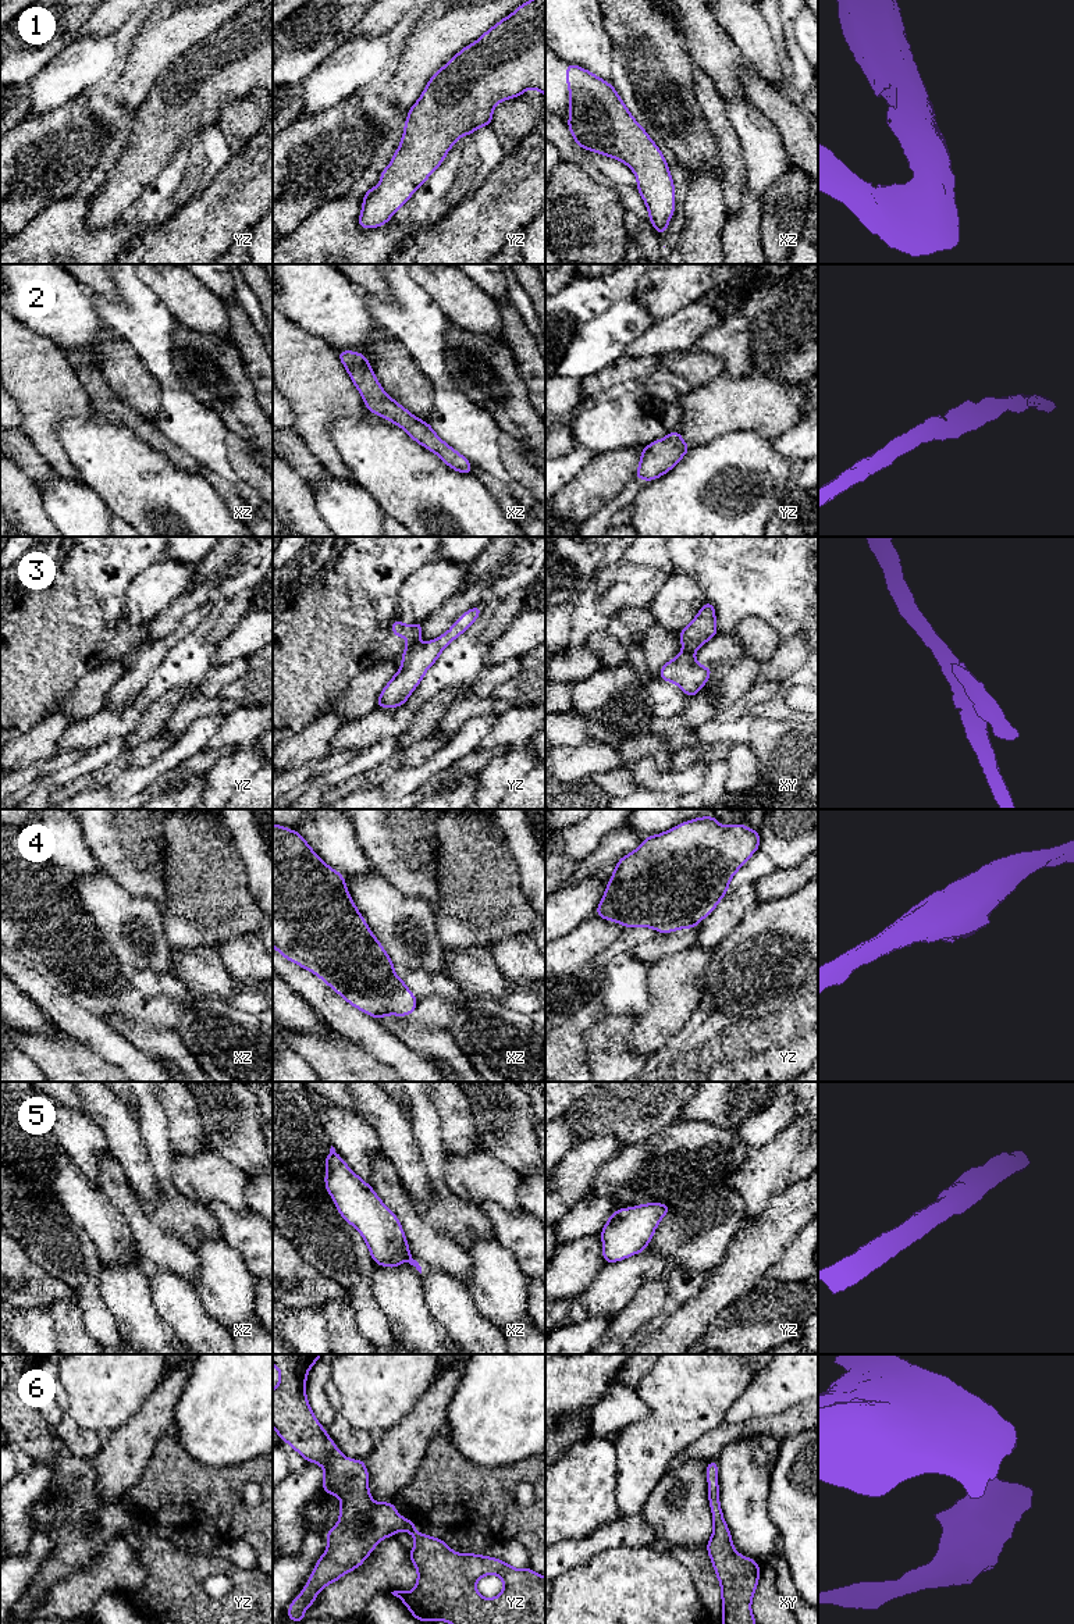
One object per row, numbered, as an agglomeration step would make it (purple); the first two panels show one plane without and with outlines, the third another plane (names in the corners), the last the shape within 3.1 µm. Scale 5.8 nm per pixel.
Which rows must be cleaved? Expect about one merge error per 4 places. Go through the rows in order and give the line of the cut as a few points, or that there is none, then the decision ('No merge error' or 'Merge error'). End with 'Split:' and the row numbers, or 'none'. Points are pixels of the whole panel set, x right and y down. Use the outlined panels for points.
1: No split. No merge error
2: No split. No merge error
3: Split along yz (418, 643), (402, 656). Merge error
4: No split. No merge error
5: No split. No merge error
6: No split. No merge error
Split: 3

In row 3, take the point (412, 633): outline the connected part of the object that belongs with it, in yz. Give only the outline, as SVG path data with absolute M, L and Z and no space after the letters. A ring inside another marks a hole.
M396 617L392 620L391 633L396 637L405 637L408 640L408 645L402 651L402 656L408 655L419 644L422 627L423 622L406 626Z

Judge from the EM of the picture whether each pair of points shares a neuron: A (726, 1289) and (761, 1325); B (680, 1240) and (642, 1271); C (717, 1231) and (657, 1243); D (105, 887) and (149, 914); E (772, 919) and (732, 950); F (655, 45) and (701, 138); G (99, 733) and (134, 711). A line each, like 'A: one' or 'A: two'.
A: two
B: two
C: one
D: one
E: one
F: one
G: one

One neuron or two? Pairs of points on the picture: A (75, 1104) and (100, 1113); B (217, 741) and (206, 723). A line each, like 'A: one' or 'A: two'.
A: two
B: two

